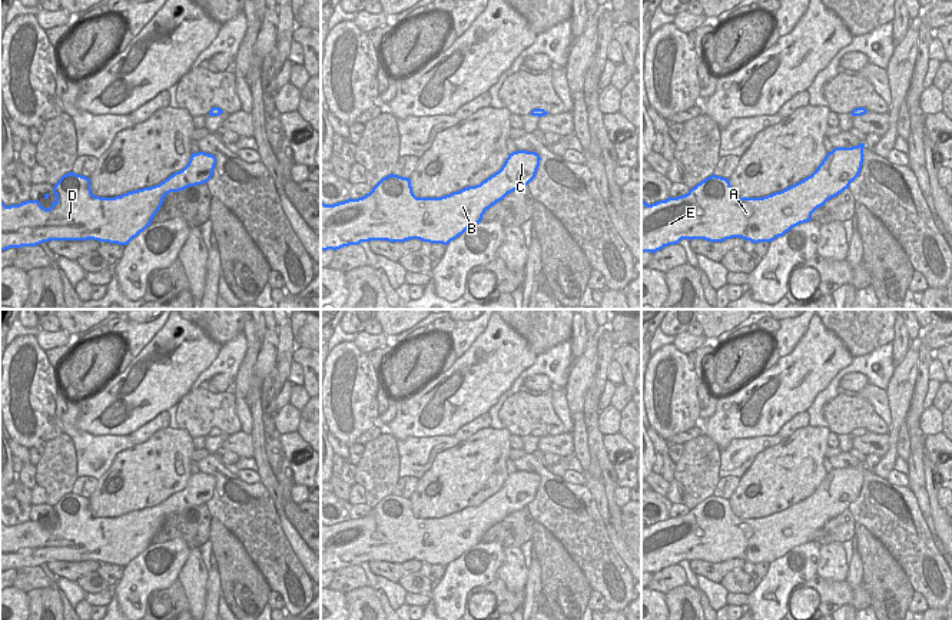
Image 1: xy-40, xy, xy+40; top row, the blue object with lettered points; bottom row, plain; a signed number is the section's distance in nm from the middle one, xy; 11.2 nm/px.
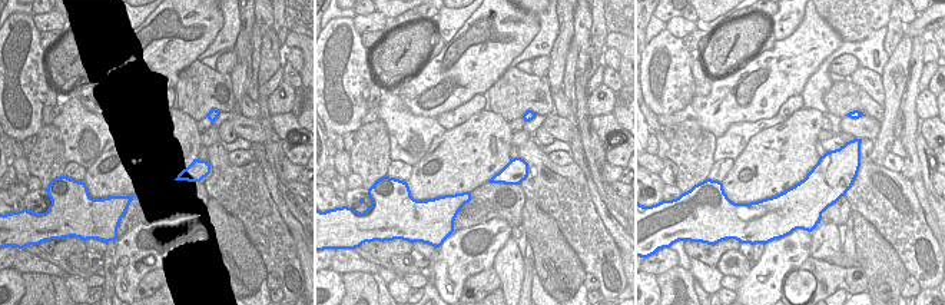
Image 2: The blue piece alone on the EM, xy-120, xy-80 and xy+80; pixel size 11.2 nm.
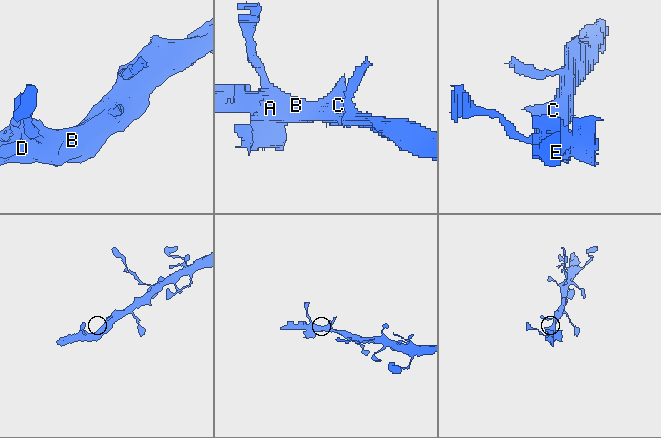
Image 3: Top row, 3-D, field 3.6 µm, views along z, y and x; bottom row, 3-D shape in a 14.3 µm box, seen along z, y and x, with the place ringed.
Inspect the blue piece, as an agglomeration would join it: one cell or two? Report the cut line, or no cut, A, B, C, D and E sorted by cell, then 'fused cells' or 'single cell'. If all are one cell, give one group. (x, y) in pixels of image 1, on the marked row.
no cut; A B C D E; single cell

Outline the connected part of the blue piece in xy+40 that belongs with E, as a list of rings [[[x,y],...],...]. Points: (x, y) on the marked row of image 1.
[[[863,143],[835,147],[817,169],[803,180],[763,198],[739,198],[726,178],[711,175],[686,195],[647,205],[641,199],[641,252],[657,252],[681,239],[723,242],[742,238],[753,243],[772,242],[792,228],[809,222],[812,213],[837,196],[859,176],[863,163]]]

